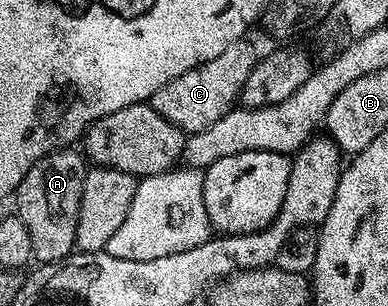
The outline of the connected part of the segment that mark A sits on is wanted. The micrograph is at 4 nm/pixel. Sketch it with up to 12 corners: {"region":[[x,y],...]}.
{"region":[[45,154],[20,180],[16,217],[33,261],[75,253],[88,162]]}

